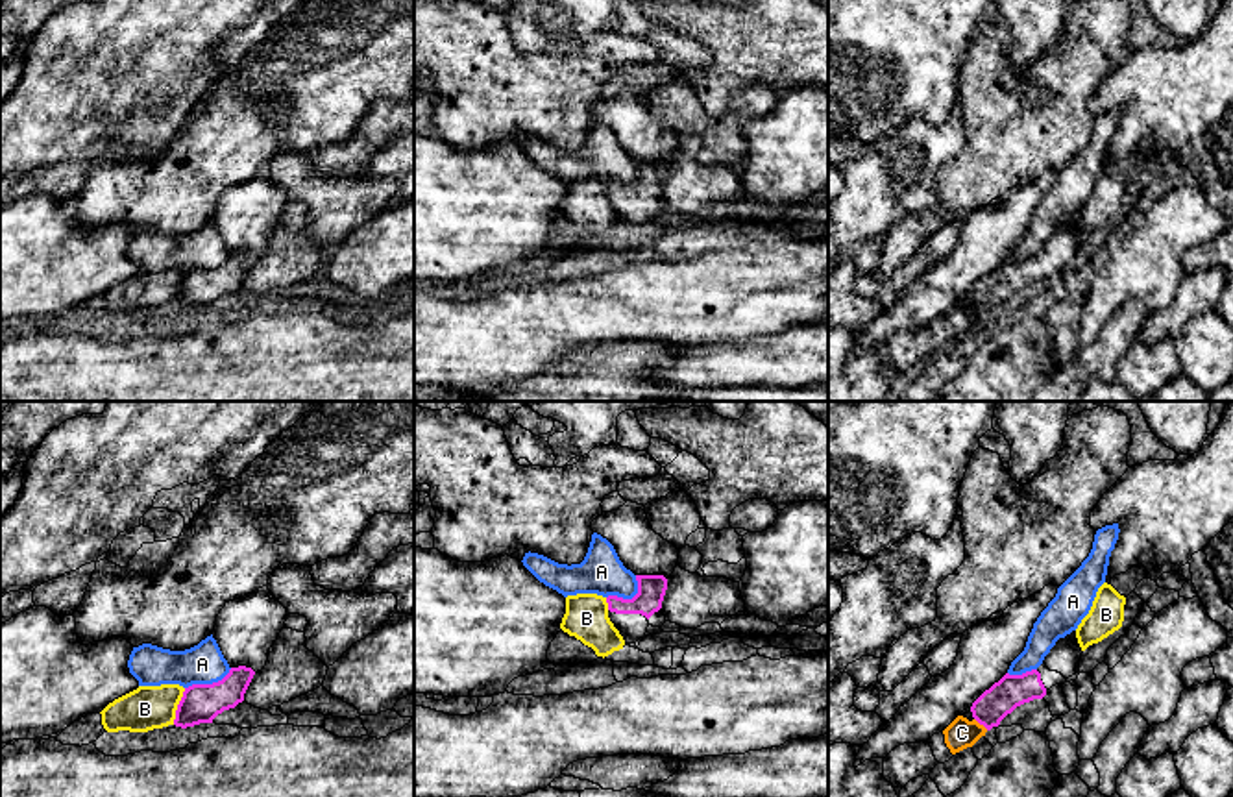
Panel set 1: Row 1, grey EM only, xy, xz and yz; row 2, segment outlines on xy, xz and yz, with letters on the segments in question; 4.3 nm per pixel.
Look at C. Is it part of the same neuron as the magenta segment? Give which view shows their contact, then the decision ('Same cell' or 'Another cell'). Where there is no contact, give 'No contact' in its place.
Touches magenta in yz. Another cell

